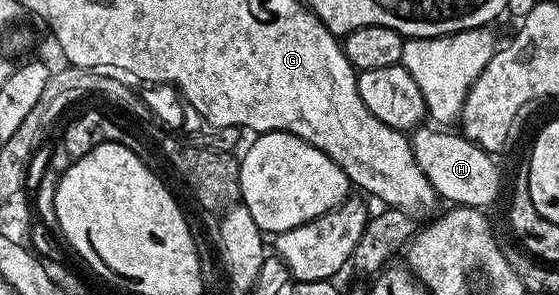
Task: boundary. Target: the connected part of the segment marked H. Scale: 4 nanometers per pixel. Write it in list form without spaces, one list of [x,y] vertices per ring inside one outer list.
[[[420,126],[411,133],[412,149],[414,158],[418,166],[422,166],[422,174],[430,182],[430,186],[436,191],[437,197],[441,201],[449,200],[447,203],[461,208],[487,209],[487,204],[492,204],[500,196],[500,168],[495,164],[493,153],[487,152],[485,148],[480,147],[474,140],[468,140],[463,134],[456,136],[452,130],[441,130],[439,127]]]

